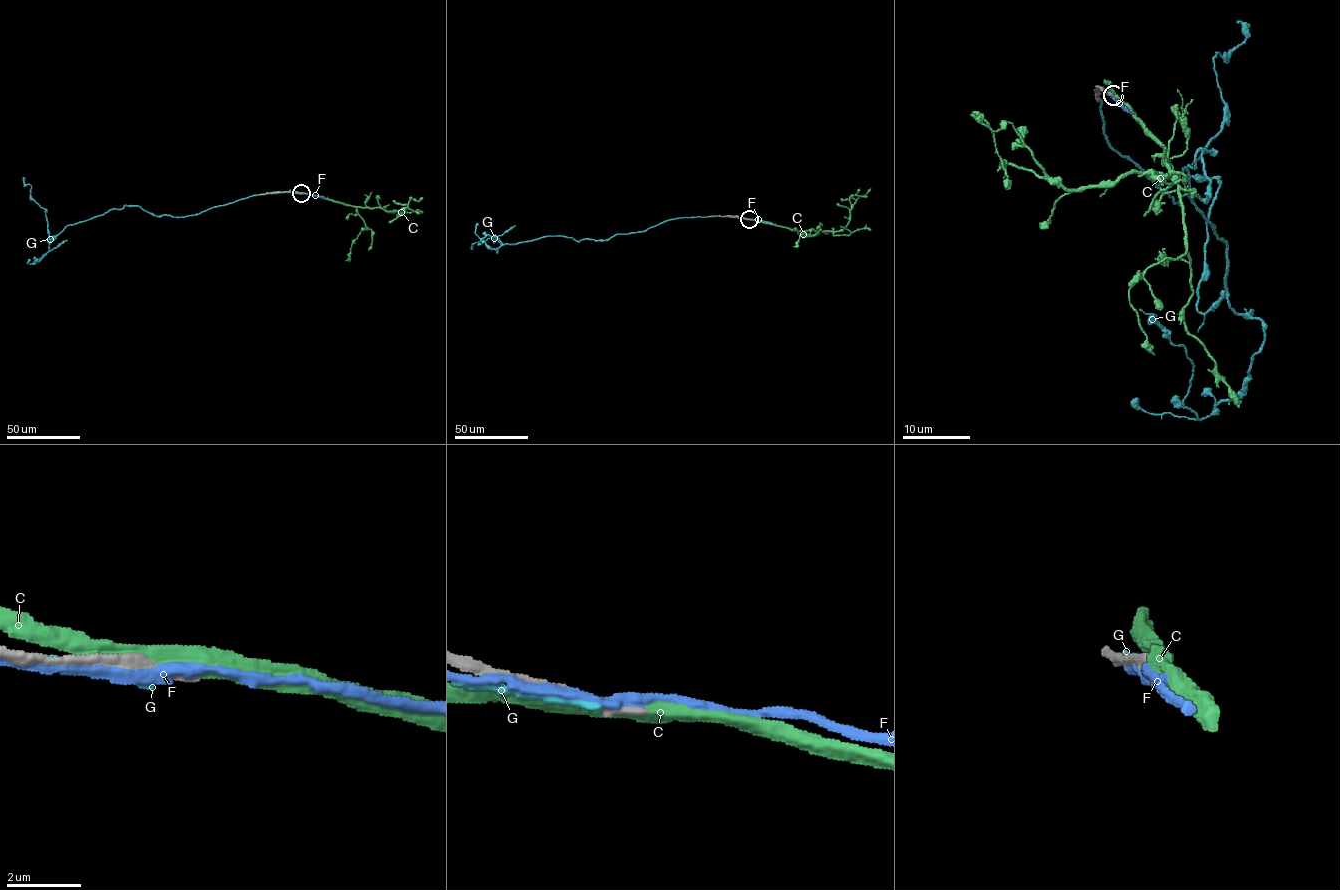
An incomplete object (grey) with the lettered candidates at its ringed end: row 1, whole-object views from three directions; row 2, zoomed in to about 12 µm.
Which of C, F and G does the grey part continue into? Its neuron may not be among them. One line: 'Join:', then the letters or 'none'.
Join: none

